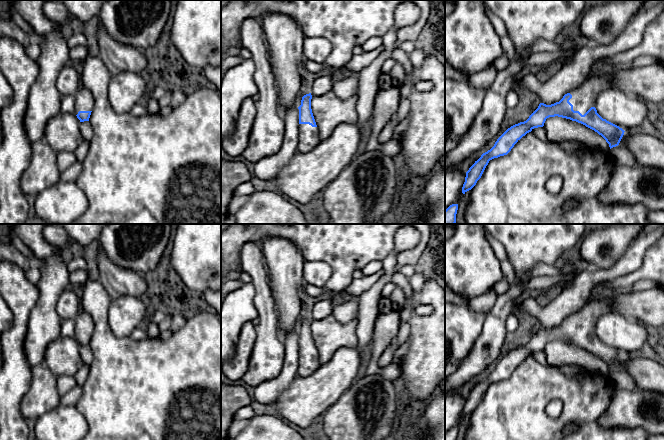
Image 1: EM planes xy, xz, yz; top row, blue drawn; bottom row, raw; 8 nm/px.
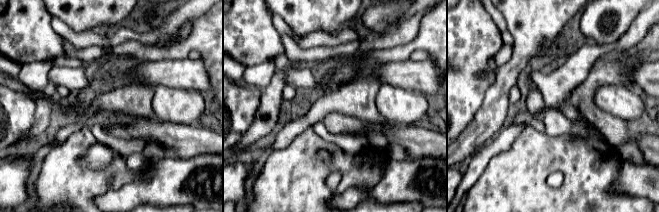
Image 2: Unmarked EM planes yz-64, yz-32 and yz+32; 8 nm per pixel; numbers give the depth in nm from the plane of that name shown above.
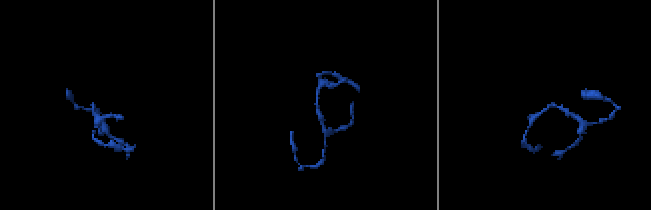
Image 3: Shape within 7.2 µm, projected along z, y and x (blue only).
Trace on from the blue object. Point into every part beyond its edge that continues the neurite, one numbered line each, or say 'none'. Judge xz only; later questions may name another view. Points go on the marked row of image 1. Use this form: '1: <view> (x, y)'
1: xz (308, 136)

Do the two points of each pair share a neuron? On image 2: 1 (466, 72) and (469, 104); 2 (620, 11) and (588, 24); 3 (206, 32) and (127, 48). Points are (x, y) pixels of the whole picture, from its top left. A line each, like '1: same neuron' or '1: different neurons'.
1: same neuron
2: same neuron
3: same neuron

